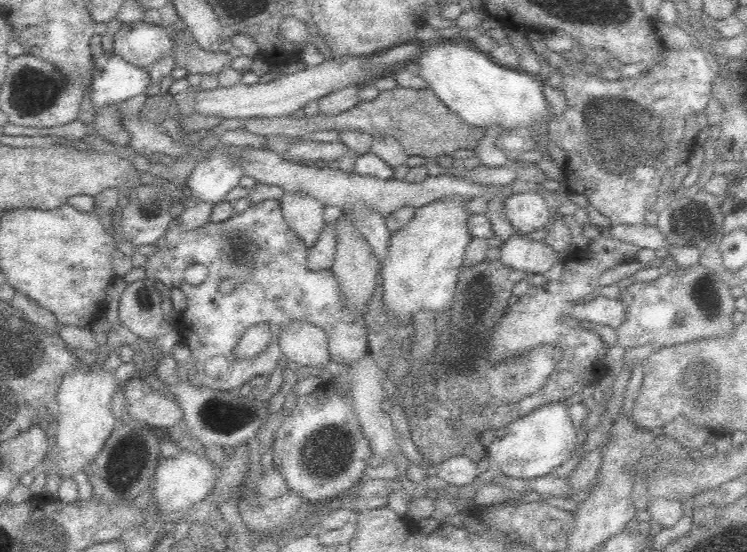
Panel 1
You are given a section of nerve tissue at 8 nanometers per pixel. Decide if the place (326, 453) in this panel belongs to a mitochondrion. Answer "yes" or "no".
yes

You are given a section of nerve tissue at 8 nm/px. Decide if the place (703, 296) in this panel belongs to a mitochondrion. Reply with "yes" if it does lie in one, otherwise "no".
yes

